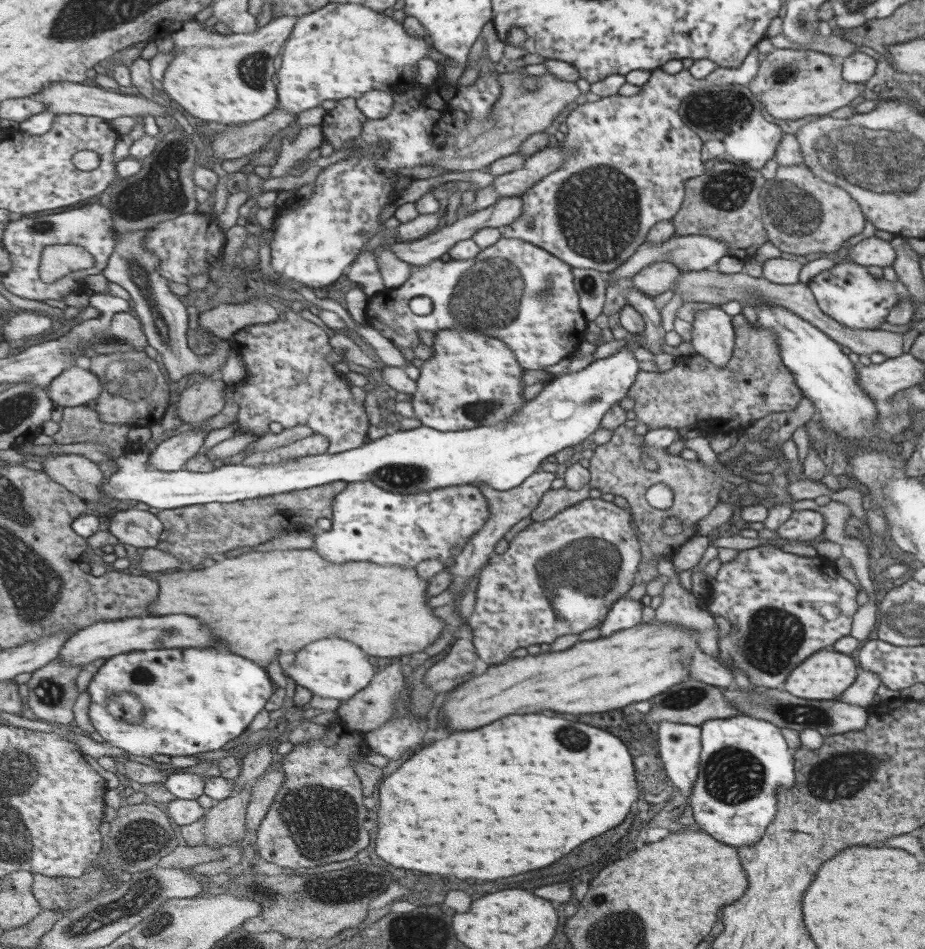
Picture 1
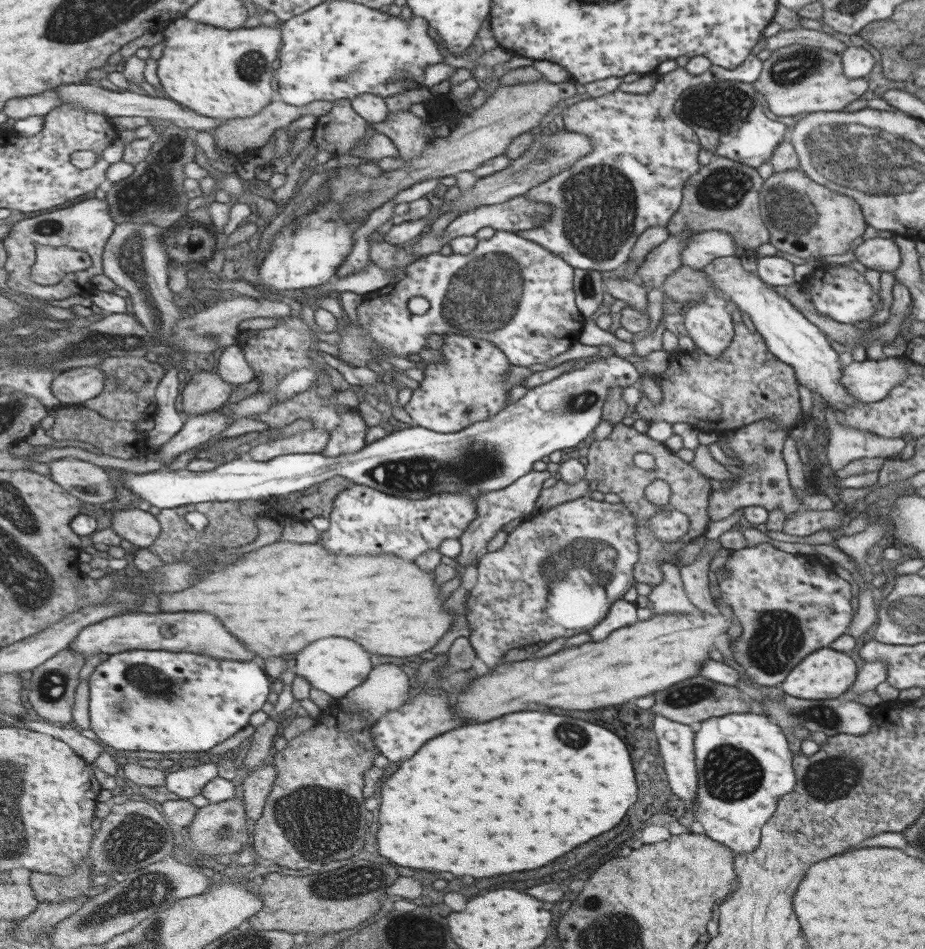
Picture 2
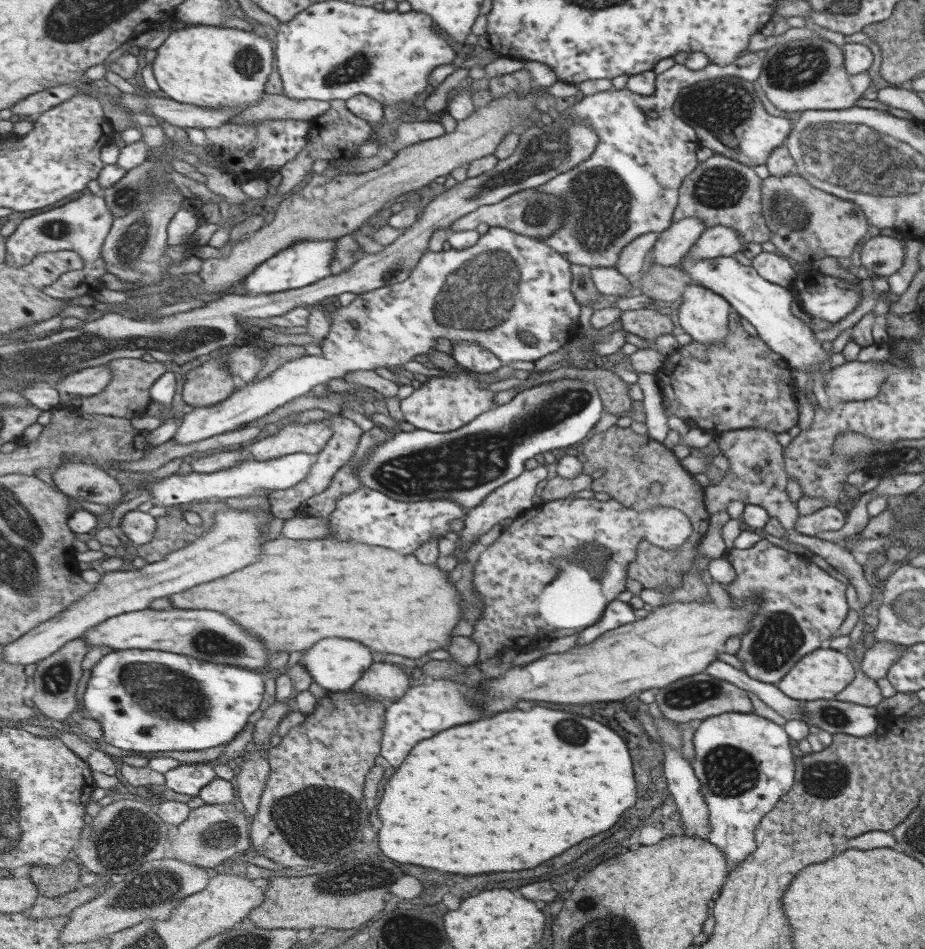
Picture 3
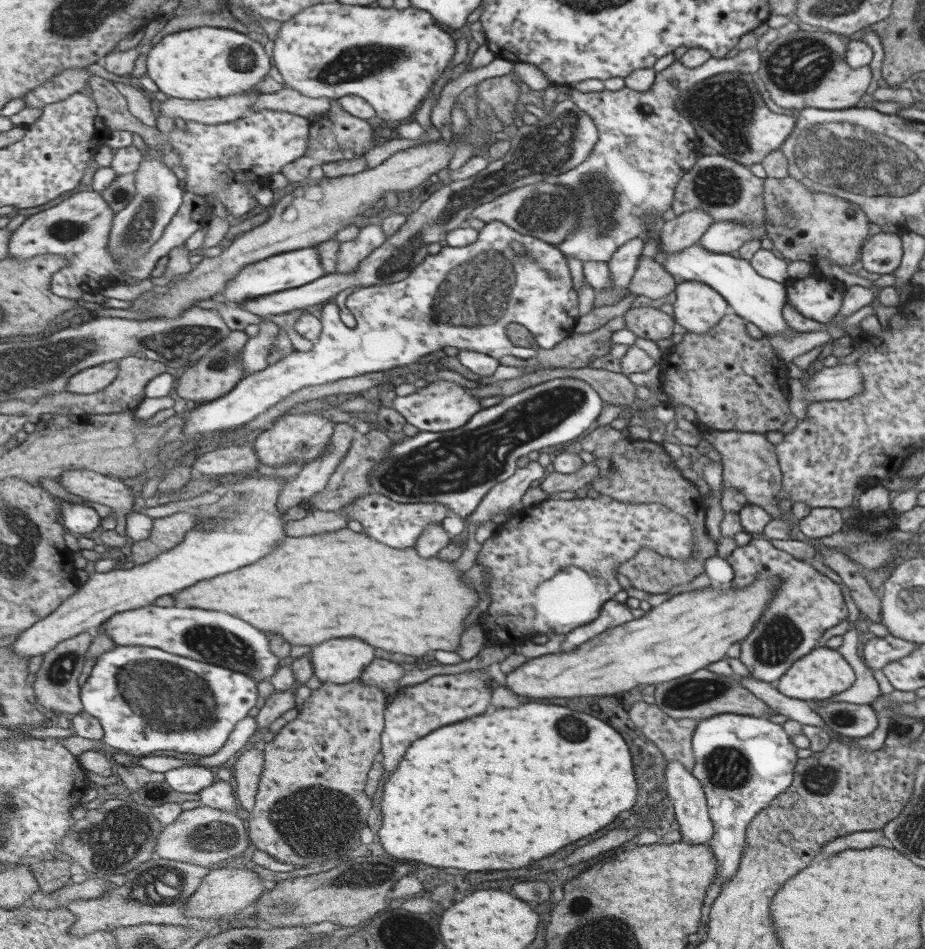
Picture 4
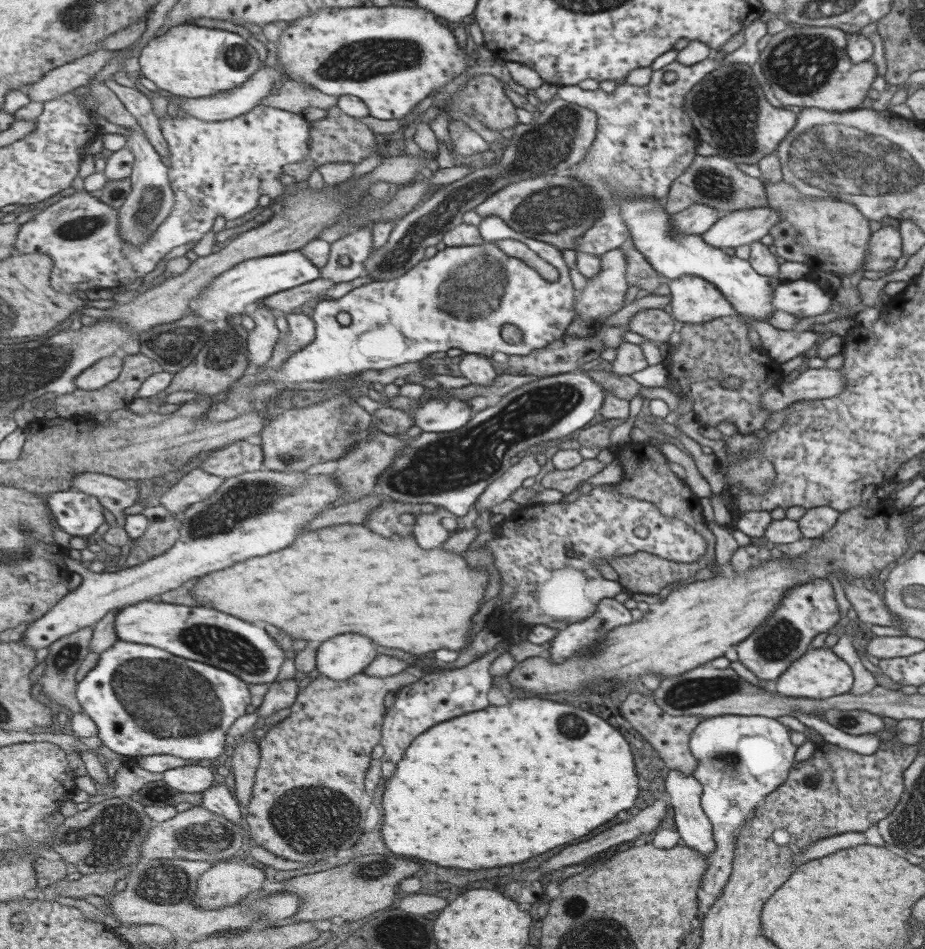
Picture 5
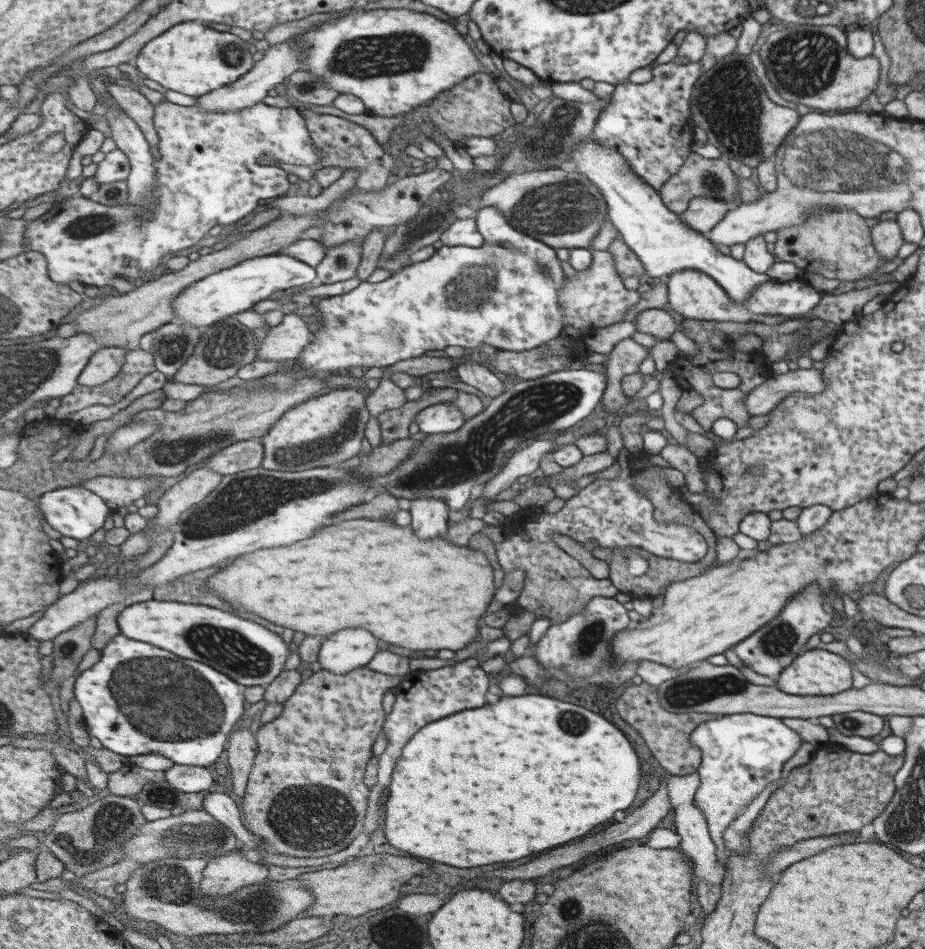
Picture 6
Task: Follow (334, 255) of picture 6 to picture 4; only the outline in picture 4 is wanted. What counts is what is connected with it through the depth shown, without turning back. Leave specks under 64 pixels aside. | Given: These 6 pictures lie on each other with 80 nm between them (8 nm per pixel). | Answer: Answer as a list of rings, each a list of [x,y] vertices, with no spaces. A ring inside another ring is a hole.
[[[381,223],[362,228],[357,237],[349,242],[341,243],[339,249],[338,269],[335,273],[354,273],[362,260],[365,260],[377,248],[388,240]]]

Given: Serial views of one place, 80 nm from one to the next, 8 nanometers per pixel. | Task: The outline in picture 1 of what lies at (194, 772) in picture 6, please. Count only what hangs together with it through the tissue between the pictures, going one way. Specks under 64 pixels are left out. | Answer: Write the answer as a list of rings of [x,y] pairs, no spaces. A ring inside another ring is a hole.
[[[213,765],[208,771],[195,773],[172,773],[168,776],[165,786],[171,797],[183,800],[197,800],[201,794],[206,794],[206,783],[209,776],[221,776],[221,770]]]

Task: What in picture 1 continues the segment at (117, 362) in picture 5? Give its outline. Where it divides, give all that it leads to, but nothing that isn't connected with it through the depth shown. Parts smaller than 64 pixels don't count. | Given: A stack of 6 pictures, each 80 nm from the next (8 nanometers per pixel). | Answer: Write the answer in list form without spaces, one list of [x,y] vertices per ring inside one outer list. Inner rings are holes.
[[[86,364],[65,369],[49,386],[48,393],[55,406],[79,406],[84,401],[95,400],[101,394],[99,376],[90,372]]]

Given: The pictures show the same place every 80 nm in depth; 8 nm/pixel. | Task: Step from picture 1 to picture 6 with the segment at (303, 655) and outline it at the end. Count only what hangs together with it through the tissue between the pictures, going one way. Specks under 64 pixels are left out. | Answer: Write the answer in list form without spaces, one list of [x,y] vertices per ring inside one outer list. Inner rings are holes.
[[[347,628],[323,642],[318,662],[321,668],[347,675],[368,665],[379,652],[379,640],[361,628]]]

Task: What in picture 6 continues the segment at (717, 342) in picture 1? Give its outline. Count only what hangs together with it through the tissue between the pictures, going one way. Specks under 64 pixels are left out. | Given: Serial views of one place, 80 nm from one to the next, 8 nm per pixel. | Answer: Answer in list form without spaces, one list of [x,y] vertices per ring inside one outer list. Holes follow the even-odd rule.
[[[680,270],[674,272],[665,280],[668,292],[668,304],[675,313],[699,321],[726,321],[733,323],[764,323],[773,326],[783,323],[788,319],[779,315],[756,315],[747,312],[743,306],[732,301],[727,293],[710,277],[698,270]]]

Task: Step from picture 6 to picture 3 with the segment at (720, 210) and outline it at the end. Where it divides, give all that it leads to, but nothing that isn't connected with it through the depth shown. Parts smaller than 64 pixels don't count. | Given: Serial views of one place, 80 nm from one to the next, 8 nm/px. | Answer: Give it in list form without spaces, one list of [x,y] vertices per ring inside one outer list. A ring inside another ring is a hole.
[[[691,217],[671,222],[667,229],[659,233],[655,241],[648,265],[671,266],[680,264],[693,246],[693,242],[701,236],[706,227],[699,219]]]

